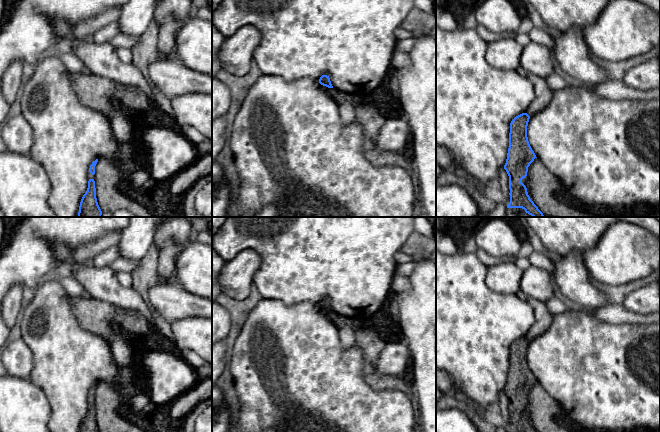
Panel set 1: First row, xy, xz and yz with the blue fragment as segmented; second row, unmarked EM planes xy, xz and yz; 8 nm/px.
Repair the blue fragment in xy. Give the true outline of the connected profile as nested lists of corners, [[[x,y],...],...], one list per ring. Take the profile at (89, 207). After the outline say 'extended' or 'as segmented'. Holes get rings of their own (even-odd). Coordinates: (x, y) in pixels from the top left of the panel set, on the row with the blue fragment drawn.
[[[89,179],[87,191],[80,202],[78,217],[101,217],[101,215],[102,211],[96,198],[95,181]]]; as segmented

